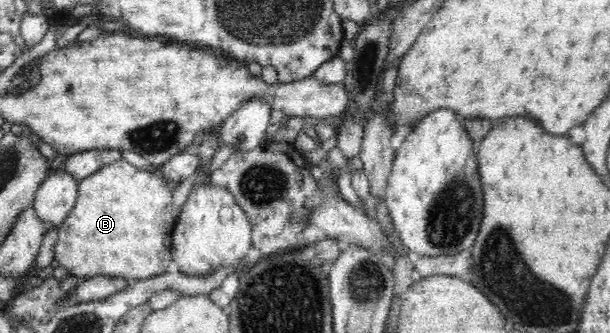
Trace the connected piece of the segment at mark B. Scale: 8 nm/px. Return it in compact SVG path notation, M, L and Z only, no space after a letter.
M121 158L99 171L93 173L89 177L83 179L78 183L77 199L71 213L67 215L67 219L61 223L58 229L58 239L55 247L55 258L59 260L59 266L67 268L71 275L78 276L79 278L93 278L96 276L109 276L109 277L125 277L127 280L147 280L154 276L165 274L167 271L173 269L174 264L171 256L171 246L169 244L169 232L174 223L173 215L173 199L171 198L173 185L170 184L163 175L155 175L151 169L138 168L137 166L129 163L129 161Z

